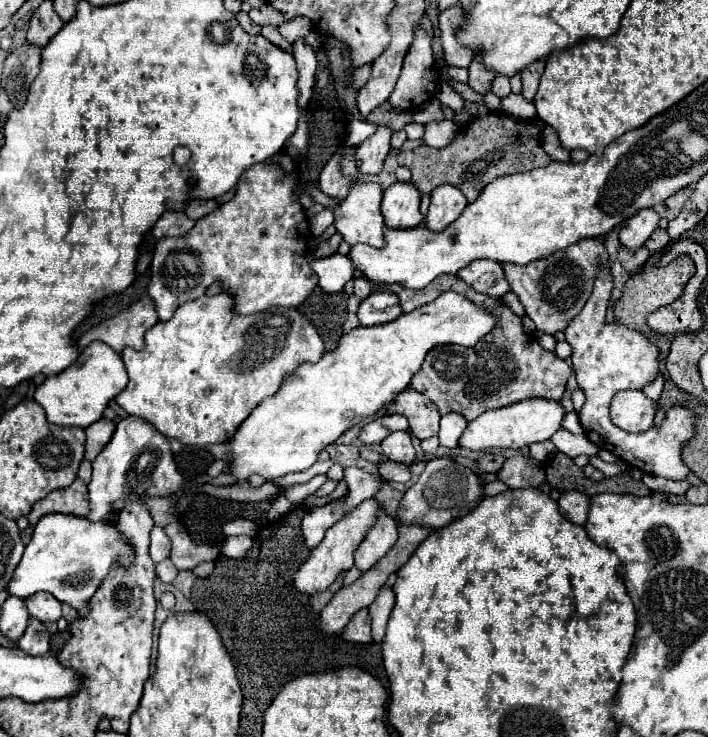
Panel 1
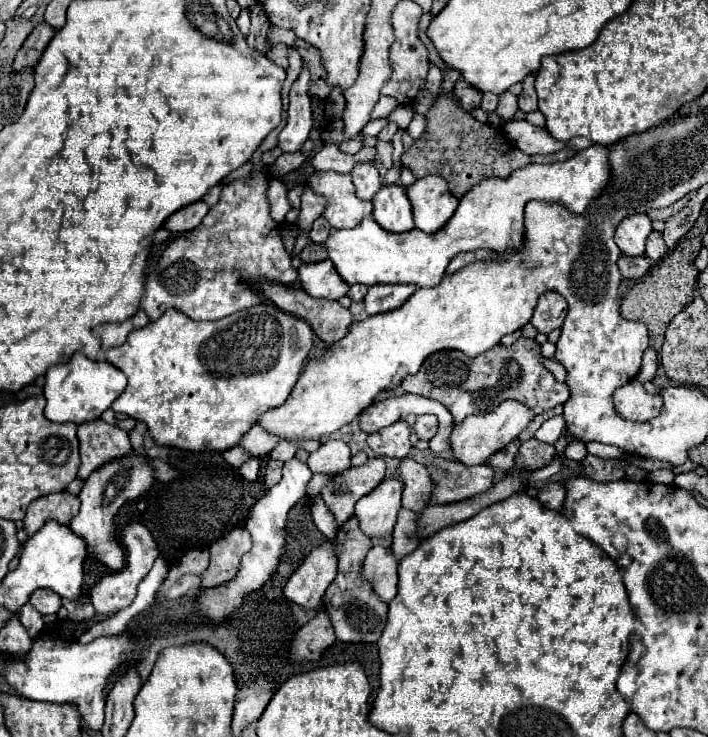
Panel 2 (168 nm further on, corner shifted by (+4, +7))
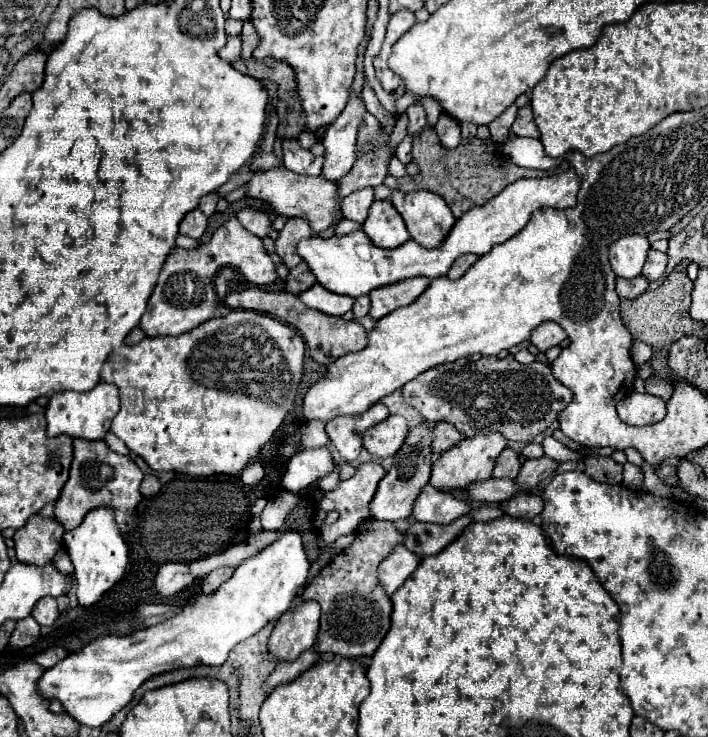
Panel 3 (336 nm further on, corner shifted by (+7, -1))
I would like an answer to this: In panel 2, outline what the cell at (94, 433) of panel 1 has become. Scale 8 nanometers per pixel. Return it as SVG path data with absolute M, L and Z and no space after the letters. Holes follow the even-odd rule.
M105 420L83 422L79 426L79 450L81 450L81 466L79 478L87 480L93 470L103 466L105 462L125 456L131 450L131 442L127 430L107 424Z

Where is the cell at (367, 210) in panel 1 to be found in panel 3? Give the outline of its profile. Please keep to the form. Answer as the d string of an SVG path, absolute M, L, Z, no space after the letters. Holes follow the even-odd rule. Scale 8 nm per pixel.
M284 166L272 170L256 170L252 178L246 182L246 196L264 202L276 214L286 218L304 218L308 220L314 234L326 230L332 220L340 214L340 200L336 198L336 182L328 182L322 176L300 176Z

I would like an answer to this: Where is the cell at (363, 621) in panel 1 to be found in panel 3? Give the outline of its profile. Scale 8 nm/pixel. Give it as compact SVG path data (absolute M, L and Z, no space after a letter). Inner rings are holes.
M364 520L356 530L354 542L338 552L304 588L302 600L316 600L322 608L320 630L314 642L320 654L360 658L376 652L390 628L392 614L392 600L378 582L378 566L396 544L404 544L404 532L400 532L394 522Z

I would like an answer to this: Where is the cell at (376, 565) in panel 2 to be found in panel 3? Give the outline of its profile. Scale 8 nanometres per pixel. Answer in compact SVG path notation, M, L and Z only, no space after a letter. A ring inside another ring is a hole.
M396 546L394 552L380 564L380 584L384 586L386 594L392 596L404 580L412 574L412 570L420 564L420 556L412 554L406 546Z

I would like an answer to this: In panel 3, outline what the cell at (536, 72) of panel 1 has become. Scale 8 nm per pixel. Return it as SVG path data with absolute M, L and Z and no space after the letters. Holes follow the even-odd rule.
M530 104L520 108L518 110L518 116L512 124L512 132L516 136L530 136L530 138L540 138L540 132L536 128L536 122L534 122L534 116L532 116L532 108Z

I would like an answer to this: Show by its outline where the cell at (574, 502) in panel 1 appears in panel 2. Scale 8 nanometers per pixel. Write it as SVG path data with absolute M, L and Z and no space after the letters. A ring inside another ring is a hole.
M547 484L543 486L543 490L539 492L539 502L551 510L561 512L563 510L563 500L567 496L567 490L563 484Z

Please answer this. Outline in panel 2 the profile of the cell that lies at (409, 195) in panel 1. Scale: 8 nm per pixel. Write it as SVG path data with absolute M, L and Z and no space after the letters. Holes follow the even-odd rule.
M399 184L383 186L373 196L373 218L381 228L397 234L415 228L407 190Z

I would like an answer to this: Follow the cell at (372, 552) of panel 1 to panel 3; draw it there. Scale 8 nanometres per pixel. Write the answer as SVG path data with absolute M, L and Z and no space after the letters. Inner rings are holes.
M422 418L422 422L418 422L408 432L408 440L404 440L404 448L396 452L394 466L390 468L390 472L380 480L376 496L370 502L372 518L376 520L408 518L412 514L416 494L420 494L420 488L424 488L424 484L428 484L430 480L430 470L432 470L432 422Z

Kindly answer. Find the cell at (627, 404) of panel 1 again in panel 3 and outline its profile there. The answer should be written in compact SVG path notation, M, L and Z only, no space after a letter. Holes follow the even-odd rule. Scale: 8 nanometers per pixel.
M632 392L622 402L618 402L616 410L622 422L632 426L648 426L660 422L666 416L666 402L650 394Z

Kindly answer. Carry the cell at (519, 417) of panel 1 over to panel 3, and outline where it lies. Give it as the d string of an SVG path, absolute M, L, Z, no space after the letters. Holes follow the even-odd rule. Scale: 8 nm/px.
M490 432L490 434L478 434L474 438L468 438L464 442L460 442L456 448L450 448L448 452L444 452L438 462L432 466L432 476L430 476L430 484L436 490L448 492L448 490L456 490L462 492L466 490L470 484L474 482L484 482L492 476L492 468L494 462L498 458L498 454L504 450L506 446L506 438L498 432Z

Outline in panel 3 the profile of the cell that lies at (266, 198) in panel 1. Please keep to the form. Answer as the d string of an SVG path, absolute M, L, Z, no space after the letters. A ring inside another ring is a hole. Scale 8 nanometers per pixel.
M232 216L224 226L214 232L214 236L206 244L198 246L196 250L176 248L176 252L170 254L148 300L148 310L140 320L140 328L144 330L144 334L148 338L178 336L214 316L226 316L230 310L224 304L218 304L214 292L214 278L220 268L226 266L240 274L242 284L272 284L278 278L274 262L266 254L262 240L244 230L240 222Z

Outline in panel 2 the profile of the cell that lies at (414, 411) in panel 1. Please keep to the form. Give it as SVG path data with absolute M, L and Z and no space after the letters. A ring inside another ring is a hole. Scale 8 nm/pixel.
M431 414L417 416L417 420L413 424L413 430L419 436L419 440L431 440L437 432L437 418L431 416Z

